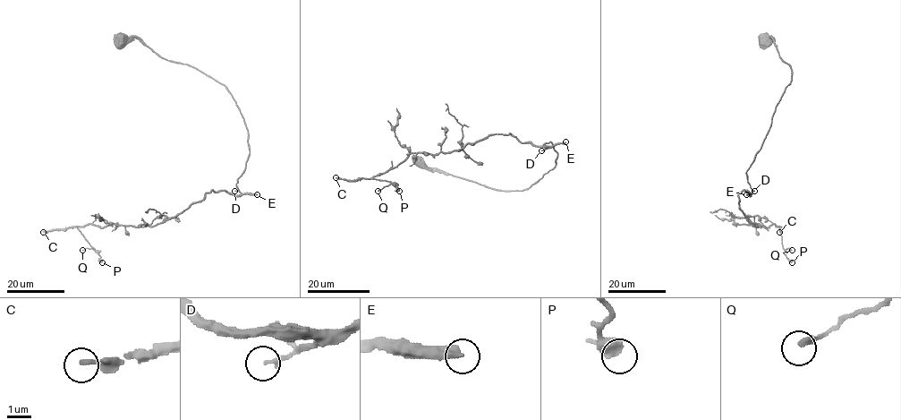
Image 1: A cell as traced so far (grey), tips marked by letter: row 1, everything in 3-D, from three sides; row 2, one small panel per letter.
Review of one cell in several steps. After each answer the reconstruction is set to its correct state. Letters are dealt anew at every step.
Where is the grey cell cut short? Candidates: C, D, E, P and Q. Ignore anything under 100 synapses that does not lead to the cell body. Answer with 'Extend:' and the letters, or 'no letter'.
Extend: C, E

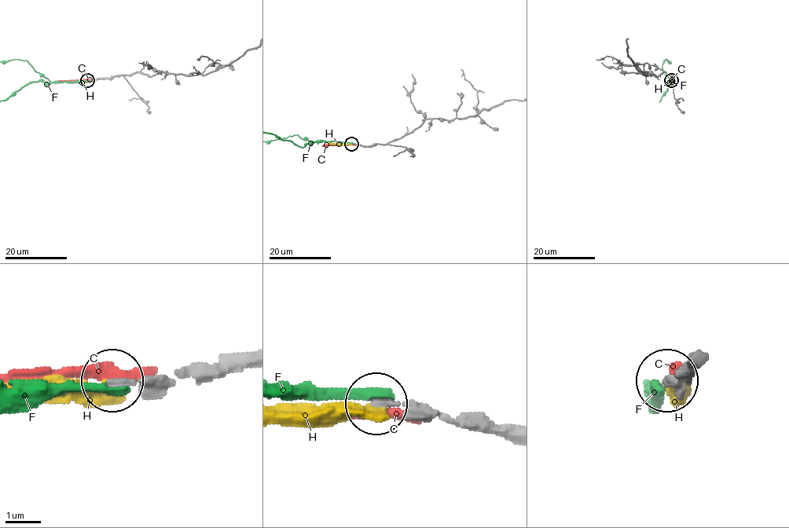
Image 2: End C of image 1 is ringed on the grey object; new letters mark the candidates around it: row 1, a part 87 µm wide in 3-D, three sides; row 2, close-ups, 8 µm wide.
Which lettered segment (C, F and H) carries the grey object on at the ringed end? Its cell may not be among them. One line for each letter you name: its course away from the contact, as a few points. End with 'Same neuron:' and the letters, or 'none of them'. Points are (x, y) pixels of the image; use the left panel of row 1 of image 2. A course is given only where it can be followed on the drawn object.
H: Its course: (87, 80), (64, 82)
Same neuron: H

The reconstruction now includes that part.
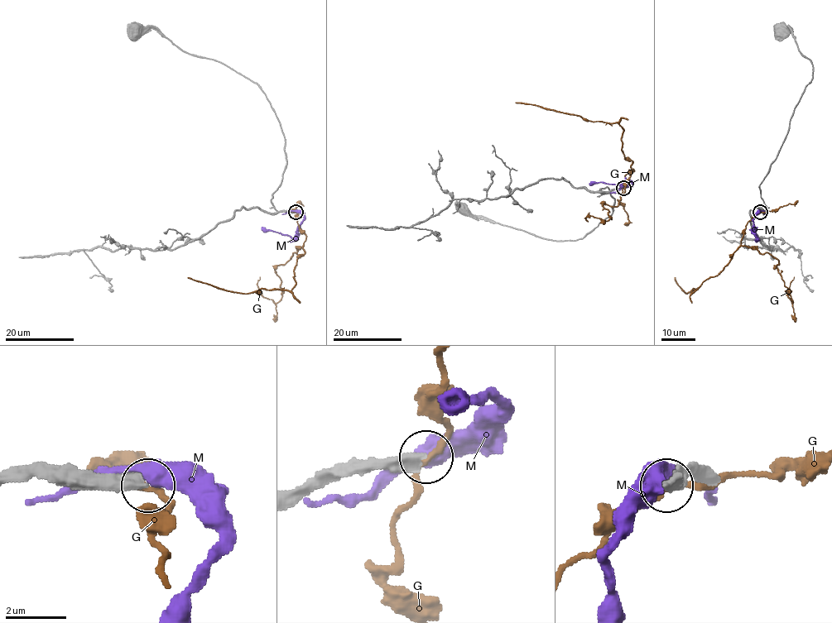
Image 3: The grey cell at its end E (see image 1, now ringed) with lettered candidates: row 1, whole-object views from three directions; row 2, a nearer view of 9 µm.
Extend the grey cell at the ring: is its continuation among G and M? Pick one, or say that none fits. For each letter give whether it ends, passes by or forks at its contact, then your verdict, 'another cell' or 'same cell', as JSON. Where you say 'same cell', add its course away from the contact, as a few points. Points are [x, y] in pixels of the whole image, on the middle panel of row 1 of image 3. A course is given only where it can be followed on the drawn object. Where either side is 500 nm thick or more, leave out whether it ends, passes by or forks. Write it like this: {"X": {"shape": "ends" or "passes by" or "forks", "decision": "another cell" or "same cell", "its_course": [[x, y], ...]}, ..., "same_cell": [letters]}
{"G": {"shape": "passes by", "decision": "another cell"}, "M": {"shape": "passes by", "decision": "another cell"}, "same_cell": []}

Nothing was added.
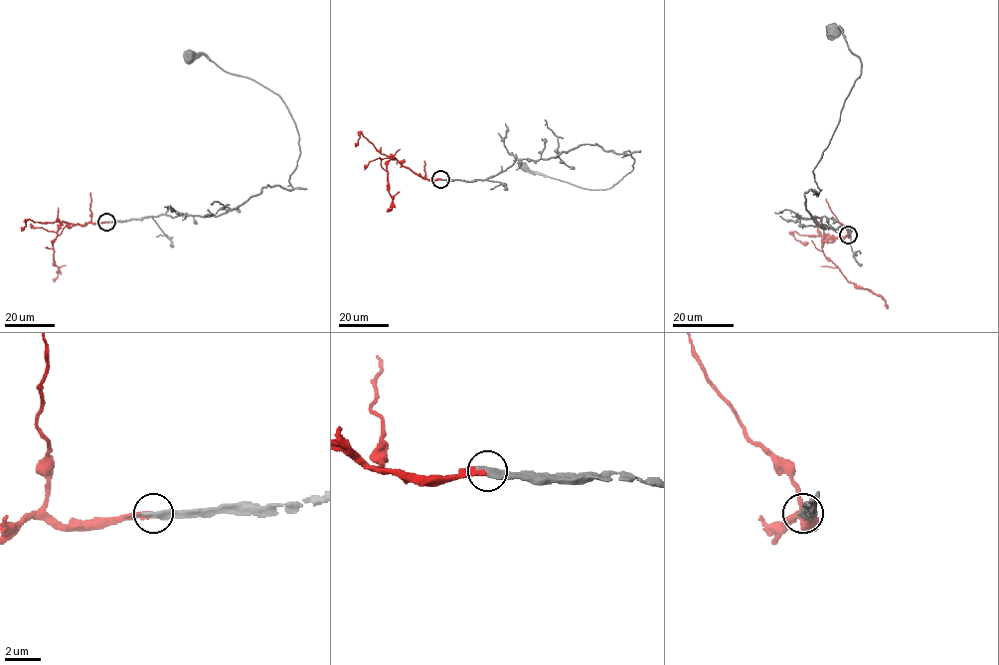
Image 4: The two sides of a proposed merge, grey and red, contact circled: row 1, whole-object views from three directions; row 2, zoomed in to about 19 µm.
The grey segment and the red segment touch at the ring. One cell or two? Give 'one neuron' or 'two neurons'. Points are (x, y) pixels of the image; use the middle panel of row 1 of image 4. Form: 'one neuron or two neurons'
one neuron

